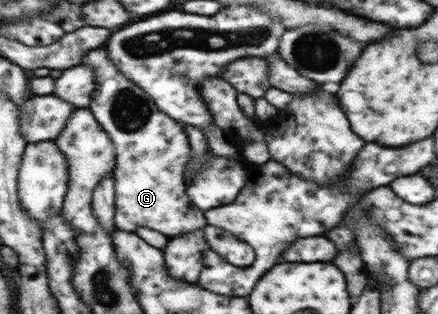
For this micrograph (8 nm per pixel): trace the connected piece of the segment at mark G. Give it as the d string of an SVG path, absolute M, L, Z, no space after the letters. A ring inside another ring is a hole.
M92 50L84 56L82 64L94 66L96 90L92 92L89 107L95 119L103 127L114 143L116 164L113 170L115 188L115 230L135 232L138 228L148 228L164 234L168 238L204 230L204 211L192 204L186 193L184 174L191 159L191 146L183 124L160 111L148 92L124 75L120 68L112 64L106 50Z

